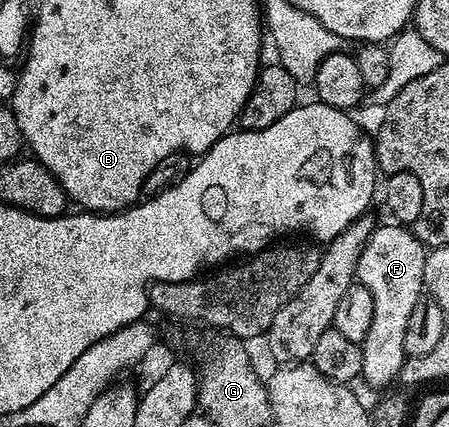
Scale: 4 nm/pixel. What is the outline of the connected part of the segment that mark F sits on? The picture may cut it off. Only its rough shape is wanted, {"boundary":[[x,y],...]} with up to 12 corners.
{"boundary":[[376,227],[358,283],[395,331],[364,351],[361,380],[399,379],[409,314],[425,292],[428,249],[410,227]]}

